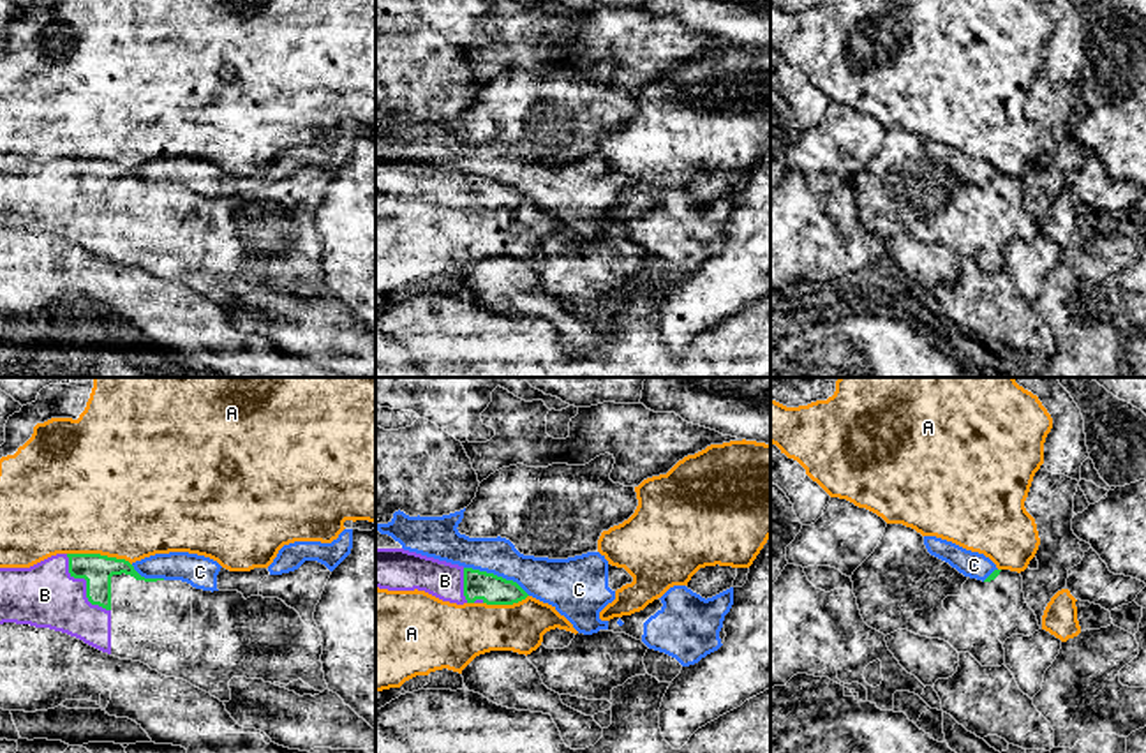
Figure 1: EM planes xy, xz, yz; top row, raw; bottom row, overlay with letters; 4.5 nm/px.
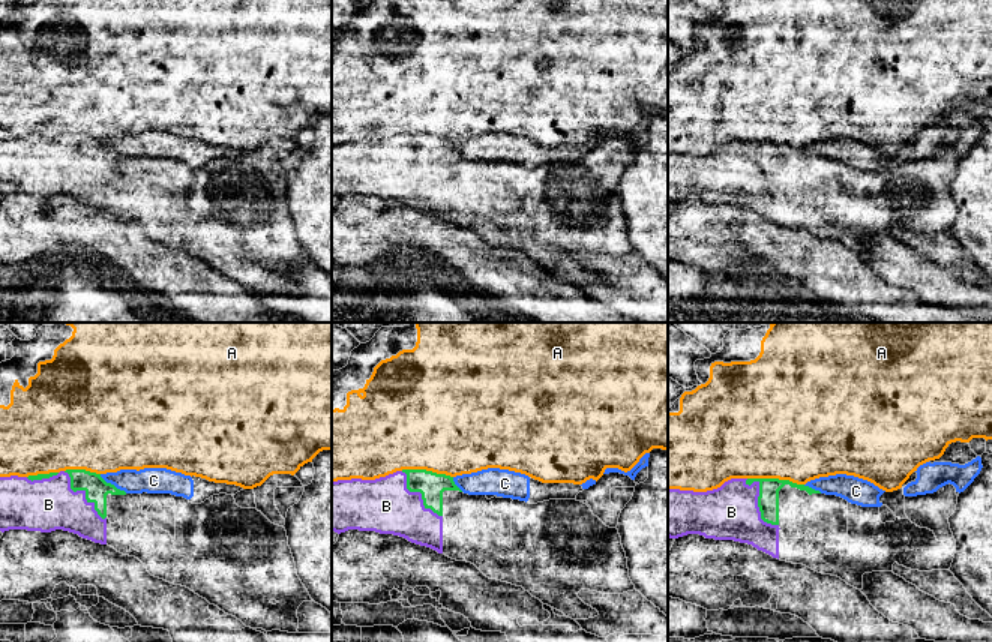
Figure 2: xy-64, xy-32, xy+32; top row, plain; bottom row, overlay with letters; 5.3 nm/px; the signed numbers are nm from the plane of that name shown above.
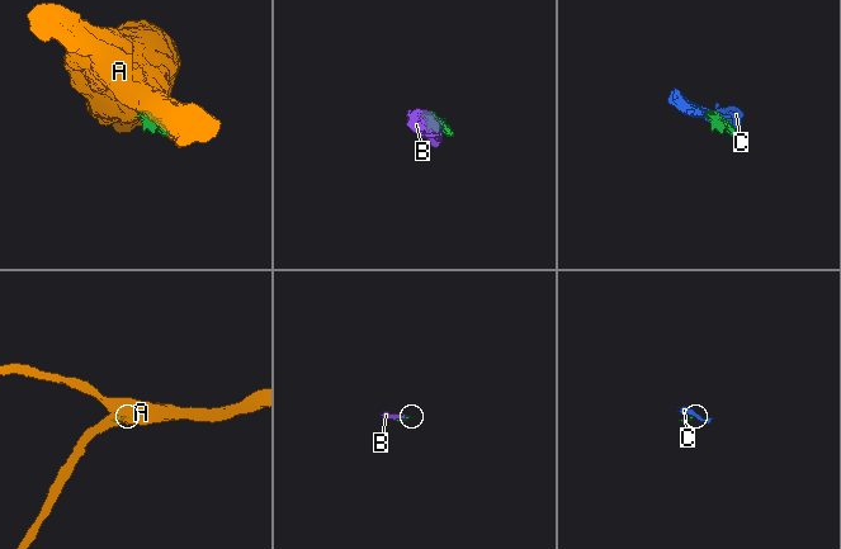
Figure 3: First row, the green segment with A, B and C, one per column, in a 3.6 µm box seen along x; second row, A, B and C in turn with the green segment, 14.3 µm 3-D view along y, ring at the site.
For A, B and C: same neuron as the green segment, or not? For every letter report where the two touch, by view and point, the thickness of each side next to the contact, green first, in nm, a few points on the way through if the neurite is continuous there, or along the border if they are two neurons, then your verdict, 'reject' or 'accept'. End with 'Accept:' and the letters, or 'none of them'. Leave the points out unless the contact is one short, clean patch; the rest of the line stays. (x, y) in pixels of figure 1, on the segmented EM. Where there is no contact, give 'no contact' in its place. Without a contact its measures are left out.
A: meets green in xy at (99, 554); 140 nm thick on the green side, 500 nm on the other; reject
B: meets green in xy at (87, 584); 140 nm thick on the green side, 300 nm on the other; accept
C: meets green in xz at (496, 575); 140 nm thick on the green side, 200 nm on the other; reject
Accept: B

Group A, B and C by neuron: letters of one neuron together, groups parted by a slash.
A / B / C

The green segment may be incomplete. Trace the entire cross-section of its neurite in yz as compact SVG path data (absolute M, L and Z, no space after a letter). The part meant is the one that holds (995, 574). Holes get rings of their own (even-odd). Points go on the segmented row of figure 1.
M887 524L874 552L853 571L853 594L864 623L885 637L908 630L949 642L957 652L970 652L982 667L1005 663L1003 644L1012 635L1030 637L1040 630L1023 593L1023 577L994 570L984 582L964 577L949 563L931 555L924 536L903 524Z

